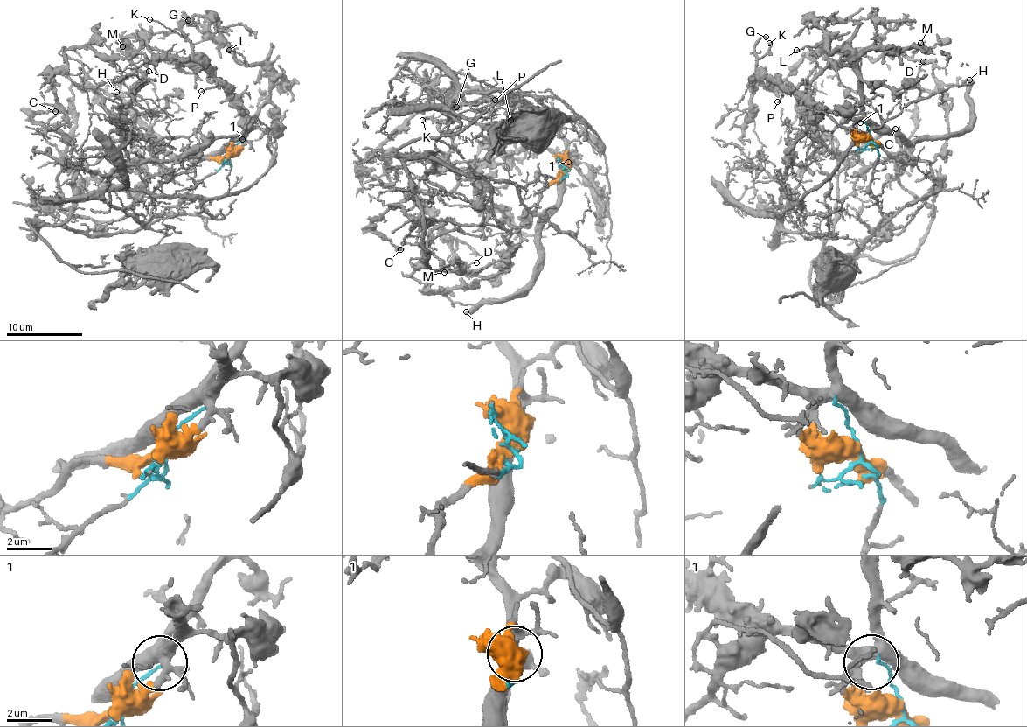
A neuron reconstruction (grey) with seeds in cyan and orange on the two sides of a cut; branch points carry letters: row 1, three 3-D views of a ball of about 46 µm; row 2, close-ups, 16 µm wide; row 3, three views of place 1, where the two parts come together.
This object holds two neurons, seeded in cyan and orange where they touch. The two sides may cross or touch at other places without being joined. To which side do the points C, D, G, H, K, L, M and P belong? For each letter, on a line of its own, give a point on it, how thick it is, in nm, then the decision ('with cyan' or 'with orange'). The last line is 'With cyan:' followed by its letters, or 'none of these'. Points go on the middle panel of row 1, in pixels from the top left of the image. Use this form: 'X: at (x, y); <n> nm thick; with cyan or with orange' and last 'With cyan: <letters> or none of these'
C: at (400, 249); 200 nm thick; with orange
D: at (476, 262); 120 nm thick; with orange
G: at (456, 107); 130 nm thick; with orange
H: at (466, 311); 480 nm thick; with orange
K: at (422, 120); 120 nm thick; with orange
L: at (510, 120); 170 nm thick; with orange
M: at (444, 272); 140 nm thick; with orange
P: at (495, 100); 140 nm thick; with orange
With cyan: none of these

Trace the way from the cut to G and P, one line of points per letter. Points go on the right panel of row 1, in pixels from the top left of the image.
G: (870, 138), (854, 135), (853, 122), (829, 114), (780, 86), (759, 69), (754, 44), (766, 37)
P: (870, 138), (854, 135), (851, 120), (810, 102), (806, 104), (787, 91), (780, 94), (777, 101)

